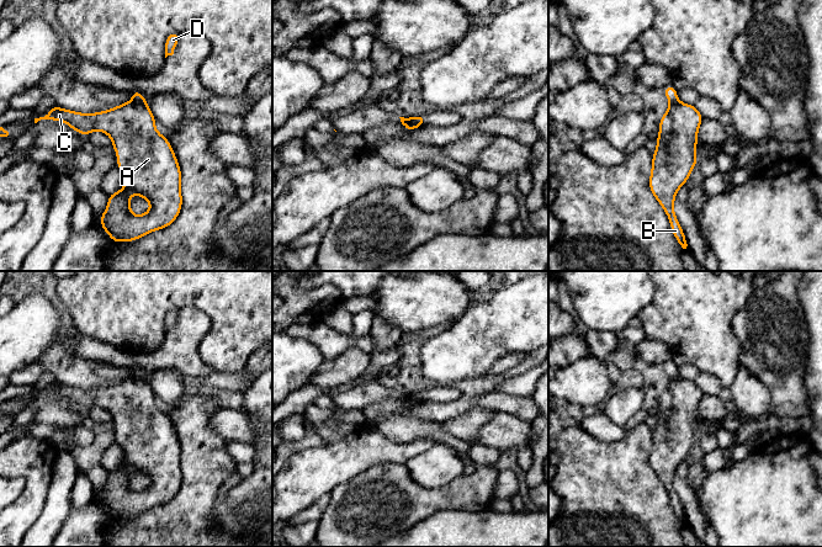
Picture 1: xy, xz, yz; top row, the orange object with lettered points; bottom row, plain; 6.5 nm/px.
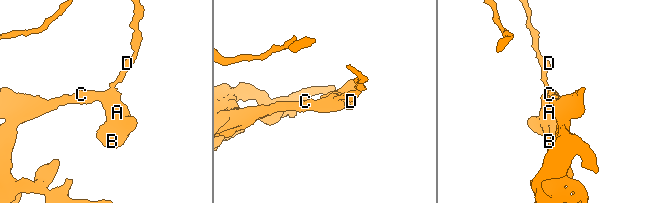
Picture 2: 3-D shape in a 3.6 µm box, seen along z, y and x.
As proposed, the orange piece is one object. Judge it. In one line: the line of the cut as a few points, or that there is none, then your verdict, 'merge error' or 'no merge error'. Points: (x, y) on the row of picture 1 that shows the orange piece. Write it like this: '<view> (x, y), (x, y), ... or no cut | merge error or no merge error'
xy (133, 100), (147, 105) | merge error

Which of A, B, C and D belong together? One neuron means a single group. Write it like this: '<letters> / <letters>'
A B C / D

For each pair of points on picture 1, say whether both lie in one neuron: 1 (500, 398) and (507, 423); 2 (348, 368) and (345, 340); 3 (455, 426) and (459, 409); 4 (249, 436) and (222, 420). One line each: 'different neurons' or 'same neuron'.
1: different neurons
2: different neurons
3: different neurons
4: same neuron

